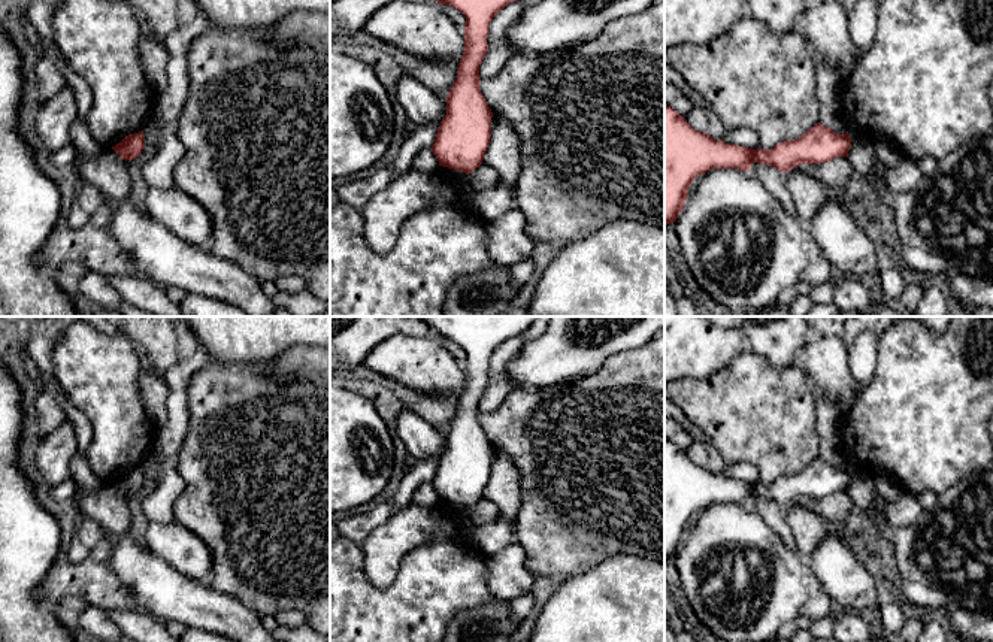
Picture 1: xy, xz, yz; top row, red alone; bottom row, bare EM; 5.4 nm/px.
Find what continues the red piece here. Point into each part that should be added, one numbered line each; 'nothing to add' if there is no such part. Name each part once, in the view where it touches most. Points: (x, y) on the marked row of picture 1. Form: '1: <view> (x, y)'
nothing to add

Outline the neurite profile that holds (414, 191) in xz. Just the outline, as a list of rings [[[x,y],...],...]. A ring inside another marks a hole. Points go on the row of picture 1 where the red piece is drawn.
[[[439,166],[433,172],[409,170],[393,179],[361,209],[363,236],[378,254],[390,252],[406,219],[433,206],[472,205],[475,190],[469,175]]]

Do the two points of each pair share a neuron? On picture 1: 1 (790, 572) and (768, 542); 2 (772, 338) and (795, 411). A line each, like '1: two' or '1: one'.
1: one
2: two

